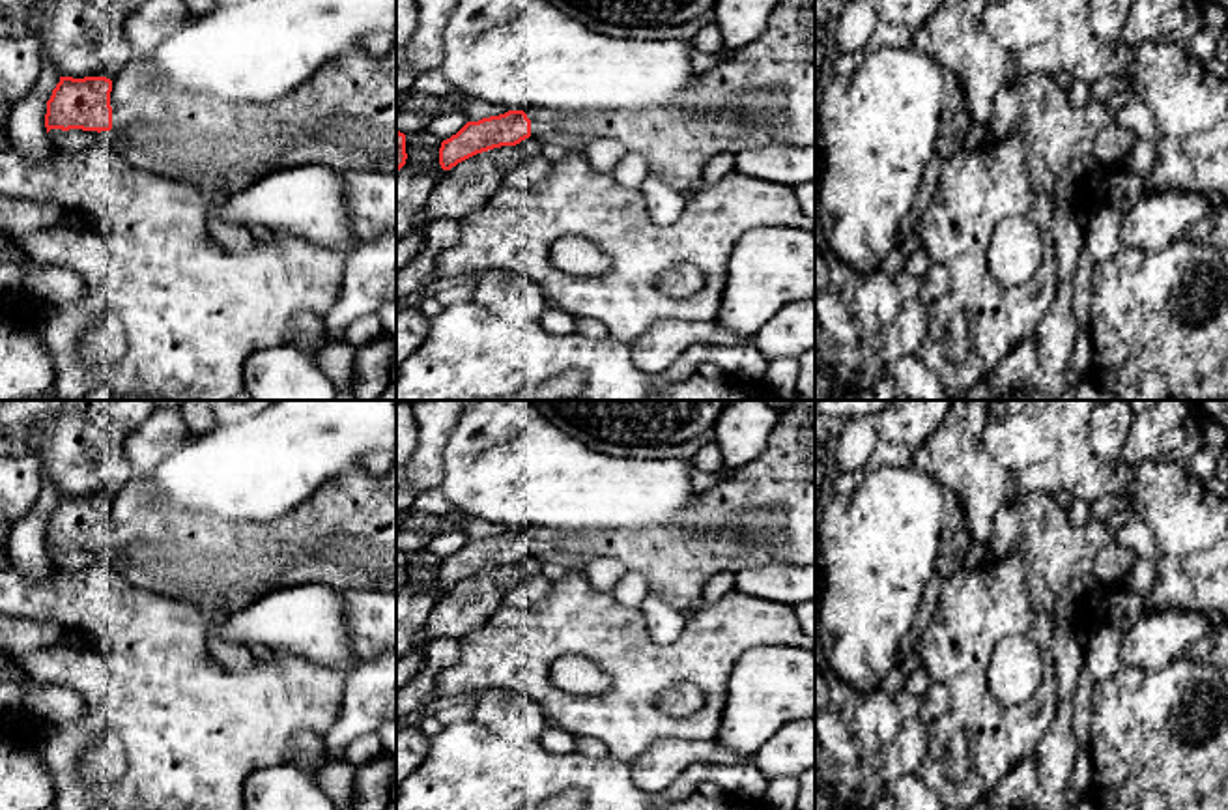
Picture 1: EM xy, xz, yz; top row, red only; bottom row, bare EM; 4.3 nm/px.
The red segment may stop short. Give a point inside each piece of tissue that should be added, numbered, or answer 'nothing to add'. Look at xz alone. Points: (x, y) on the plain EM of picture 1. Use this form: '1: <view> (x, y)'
1: xz (763, 513)

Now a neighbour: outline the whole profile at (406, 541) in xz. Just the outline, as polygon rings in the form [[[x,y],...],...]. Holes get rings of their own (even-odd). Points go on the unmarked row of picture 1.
[[[396,531],[396,550],[406,556],[413,552],[426,550],[434,535],[428,533],[413,533],[413,531]]]

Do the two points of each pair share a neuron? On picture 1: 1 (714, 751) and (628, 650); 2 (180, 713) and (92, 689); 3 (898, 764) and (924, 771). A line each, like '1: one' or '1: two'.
1: two
2: two
3: two

